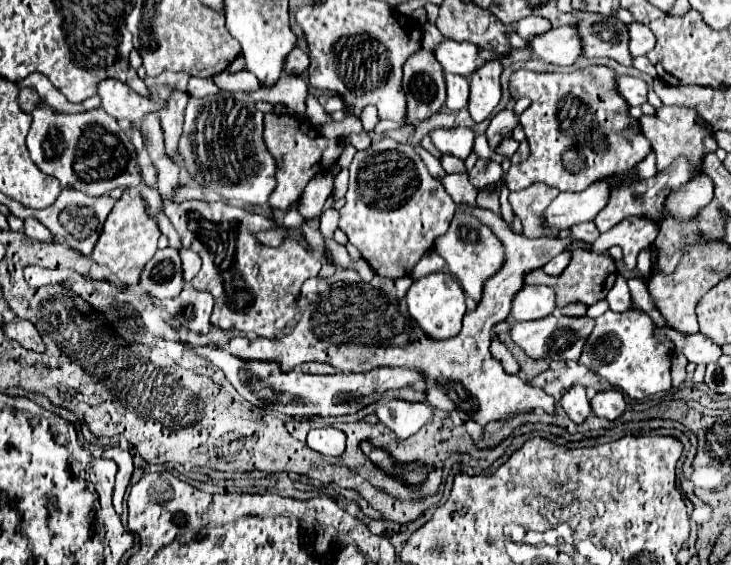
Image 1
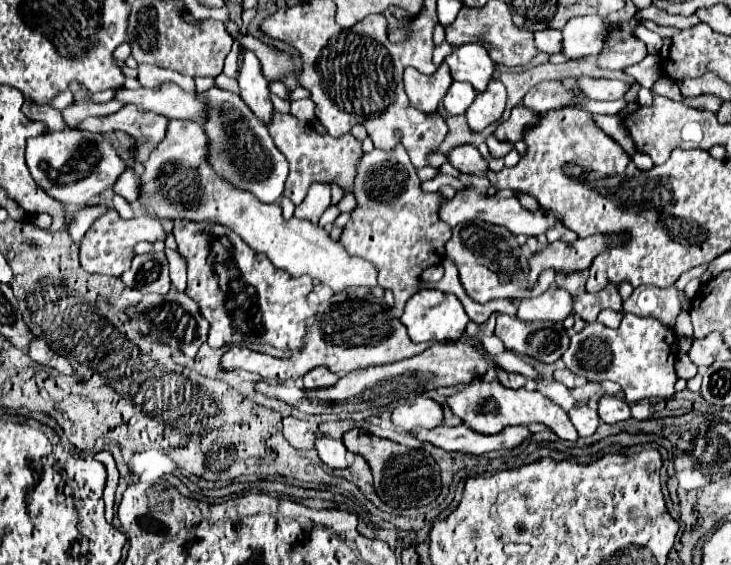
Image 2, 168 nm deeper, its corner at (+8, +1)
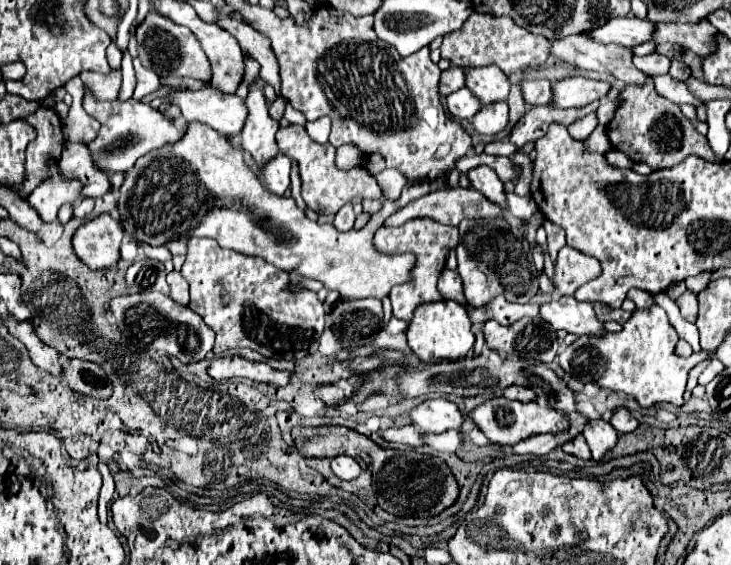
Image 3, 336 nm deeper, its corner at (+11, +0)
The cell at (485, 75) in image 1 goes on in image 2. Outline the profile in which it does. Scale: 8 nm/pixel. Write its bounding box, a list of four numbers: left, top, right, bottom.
[465,80,507,132]

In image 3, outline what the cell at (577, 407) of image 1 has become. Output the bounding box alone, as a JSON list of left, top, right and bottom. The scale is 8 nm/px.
[582,419,616,461]

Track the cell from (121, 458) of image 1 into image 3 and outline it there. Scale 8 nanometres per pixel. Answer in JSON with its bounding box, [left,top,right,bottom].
[98,463,114,523]

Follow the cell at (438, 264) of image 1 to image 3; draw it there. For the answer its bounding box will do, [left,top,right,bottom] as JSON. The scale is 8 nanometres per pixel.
[438,269,466,303]

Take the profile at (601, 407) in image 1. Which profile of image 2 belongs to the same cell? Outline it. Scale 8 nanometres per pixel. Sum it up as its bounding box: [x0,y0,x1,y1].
[599,396,629,424]

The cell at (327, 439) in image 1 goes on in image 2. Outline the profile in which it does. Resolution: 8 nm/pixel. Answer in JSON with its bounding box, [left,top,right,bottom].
[315,436,349,468]

